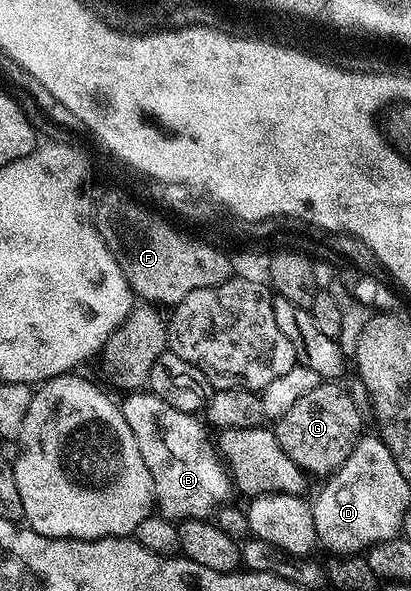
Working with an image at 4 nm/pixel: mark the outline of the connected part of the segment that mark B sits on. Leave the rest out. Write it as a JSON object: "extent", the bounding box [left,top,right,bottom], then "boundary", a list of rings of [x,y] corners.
{"extent":[121,393,233,521],"boundary":[[[131,393],[126,396],[127,400],[124,403],[121,403],[121,423],[131,430],[131,439],[135,442],[135,451],[139,454],[139,459],[143,462],[143,467],[147,470],[147,475],[151,478],[151,483],[155,486],[155,499],[159,502],[159,507],[157,507],[158,514],[162,515],[165,519],[170,519],[172,521],[182,521],[184,519],[206,519],[210,520],[214,516],[215,512],[219,510],[220,507],[224,506],[228,502],[227,499],[233,492],[233,480],[217,450],[216,444],[213,442],[212,436],[211,439],[207,436],[208,428],[204,426],[202,422],[198,423],[196,416],[189,411],[178,411],[173,409],[167,403],[161,401],[161,397],[150,393],[144,393],[144,395],[139,395],[143,393]]]}

